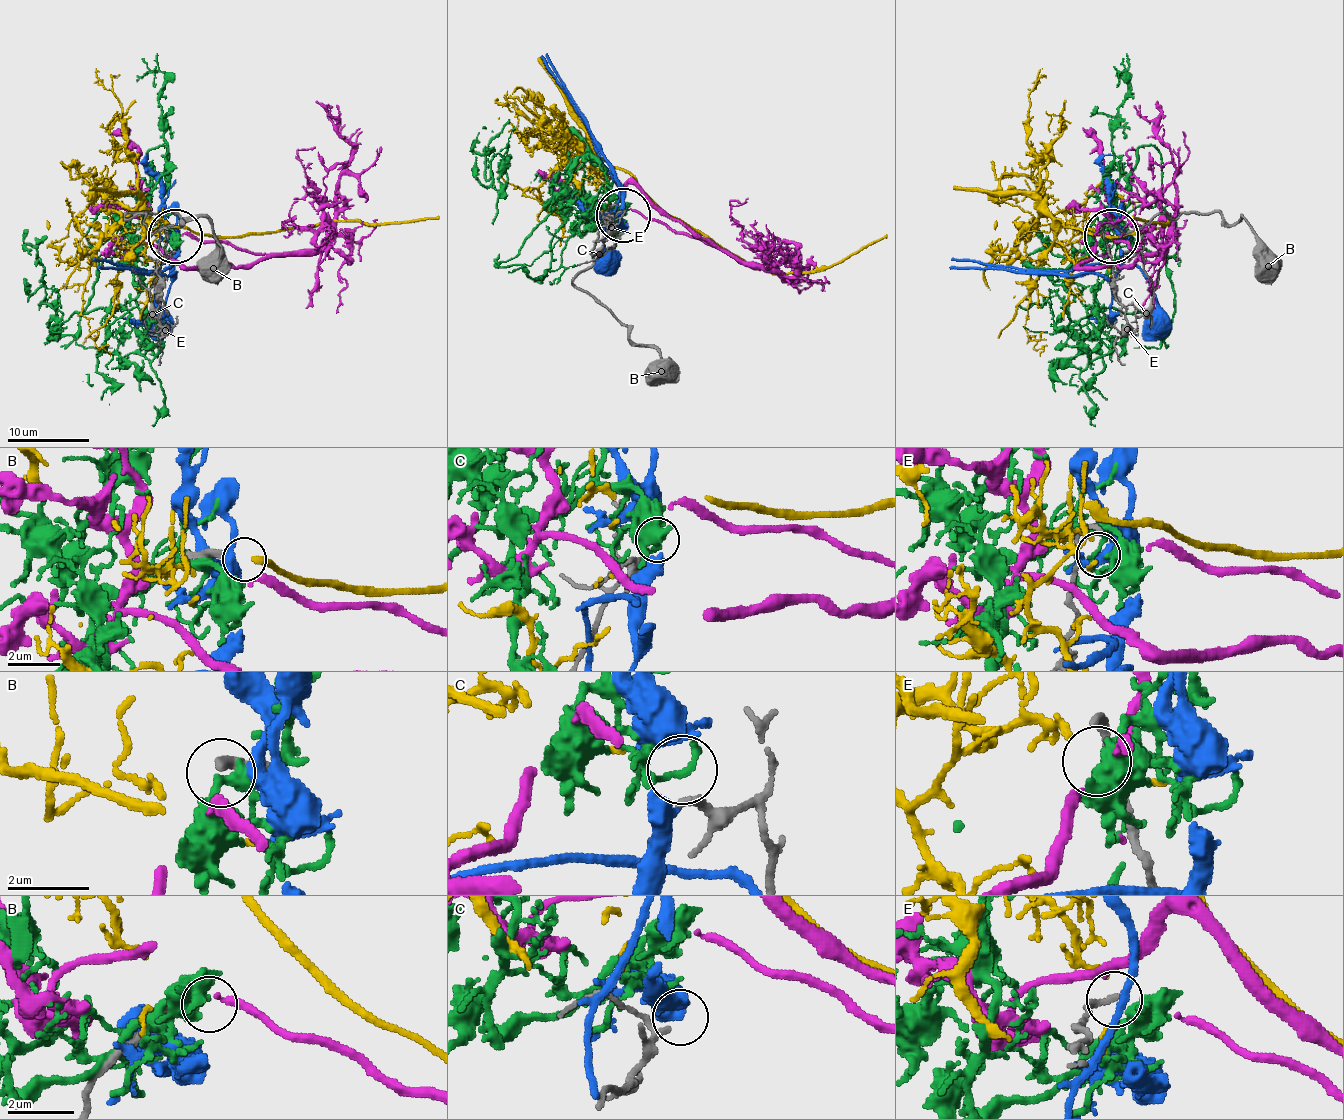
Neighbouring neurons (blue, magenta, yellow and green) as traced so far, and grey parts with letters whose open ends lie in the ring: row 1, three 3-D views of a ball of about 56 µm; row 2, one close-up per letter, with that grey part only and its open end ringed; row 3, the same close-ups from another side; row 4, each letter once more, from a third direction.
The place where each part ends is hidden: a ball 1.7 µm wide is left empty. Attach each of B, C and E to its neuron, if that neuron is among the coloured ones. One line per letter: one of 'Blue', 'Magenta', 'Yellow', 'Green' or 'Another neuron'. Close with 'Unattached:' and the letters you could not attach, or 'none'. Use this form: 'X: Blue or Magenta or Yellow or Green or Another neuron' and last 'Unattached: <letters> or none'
B: Magenta
C: Another neuron
E: Green
Unattached: C

